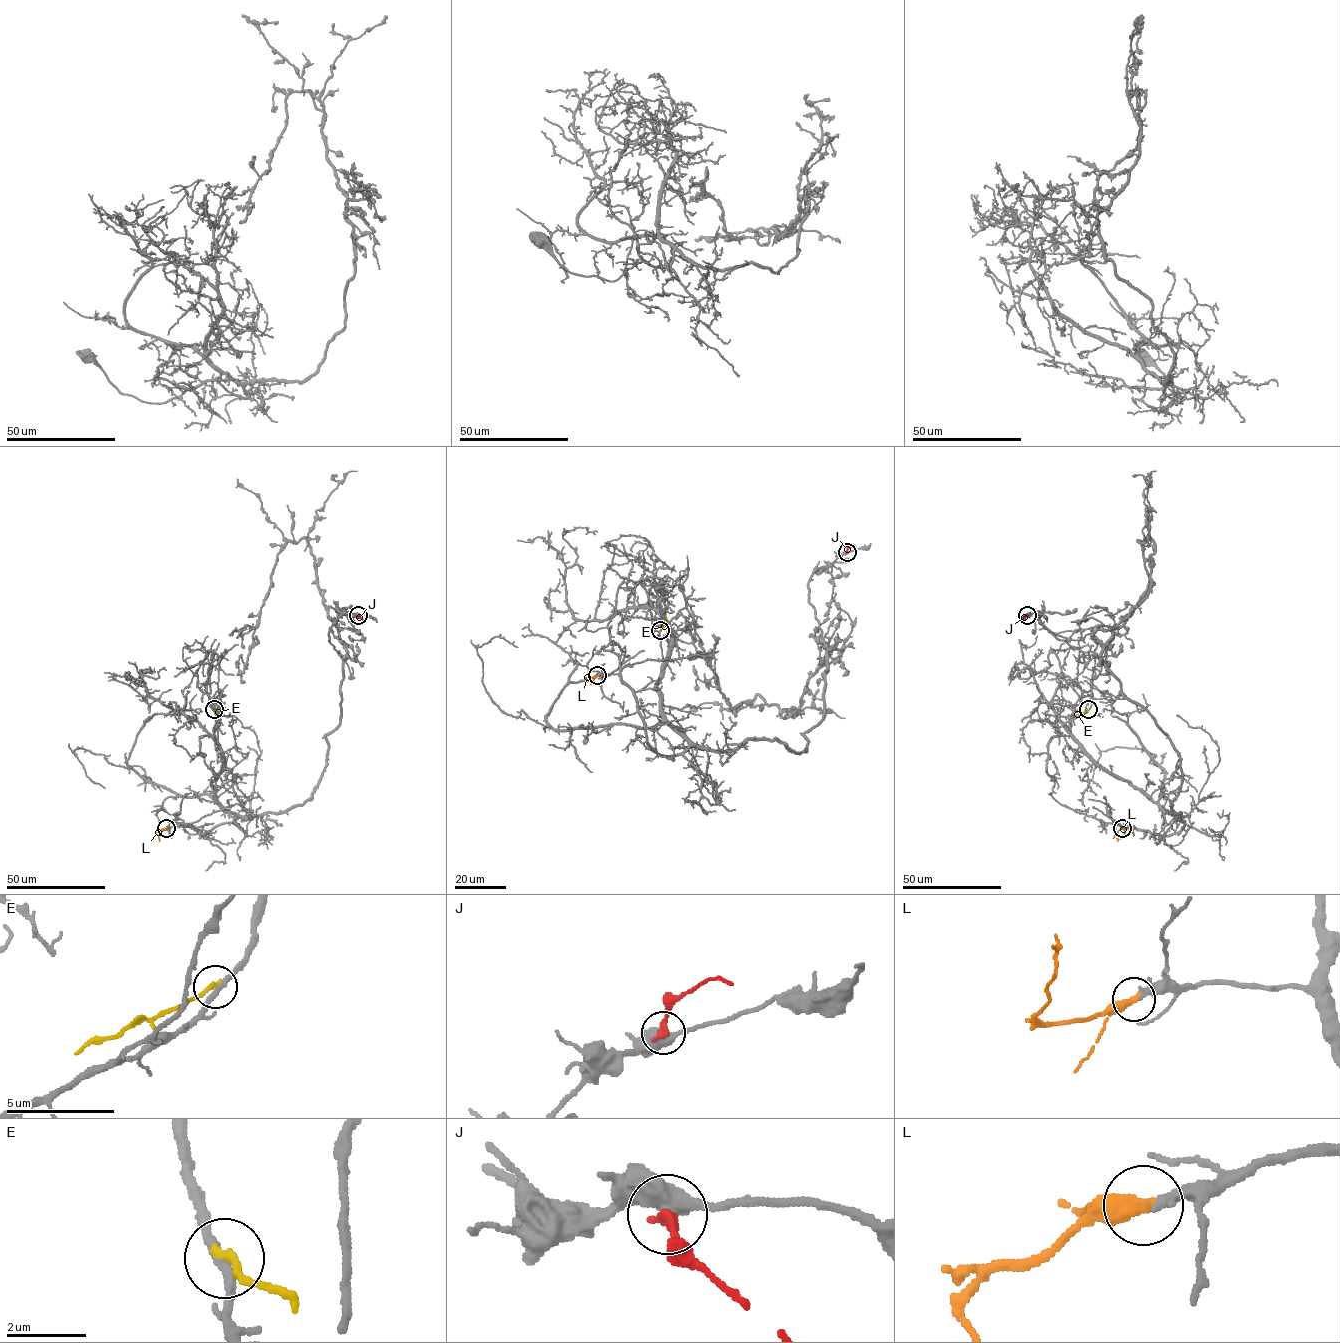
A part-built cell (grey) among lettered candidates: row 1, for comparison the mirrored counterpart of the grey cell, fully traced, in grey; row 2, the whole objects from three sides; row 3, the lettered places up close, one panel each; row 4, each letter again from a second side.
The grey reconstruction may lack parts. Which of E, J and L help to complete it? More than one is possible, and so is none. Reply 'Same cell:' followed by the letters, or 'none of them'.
Same cell: L

